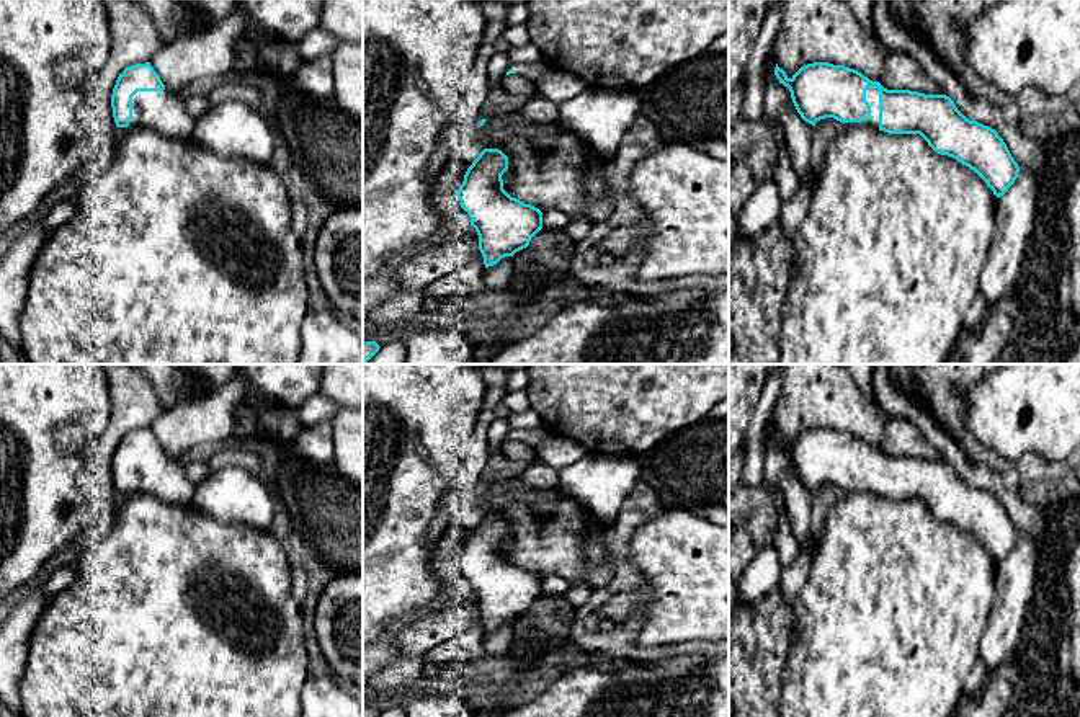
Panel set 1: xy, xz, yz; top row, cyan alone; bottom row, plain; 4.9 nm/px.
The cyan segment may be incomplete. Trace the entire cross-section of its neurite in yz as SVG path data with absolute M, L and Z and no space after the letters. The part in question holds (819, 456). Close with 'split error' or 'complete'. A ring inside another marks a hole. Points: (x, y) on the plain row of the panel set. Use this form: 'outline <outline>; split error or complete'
outline M828 428L807 430L791 444L776 430L774 441L812 492L833 483L846 493L920 500L935 518L974 536L997 563L1018 544L1020 532L998 498L967 485L946 461L887 456L855 434Z; split error

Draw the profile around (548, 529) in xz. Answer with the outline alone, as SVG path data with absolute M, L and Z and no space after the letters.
M518 477L489 483L464 524L469 534L485 514L484 506L493 510L508 523L508 536L502 541L503 555L524 570L559 575L570 585L585 583L593 590L606 586L613 578L609 562L609 528L603 526L588 508L560 490L524 488ZM596 541L606 559L591 567L583 547Z

